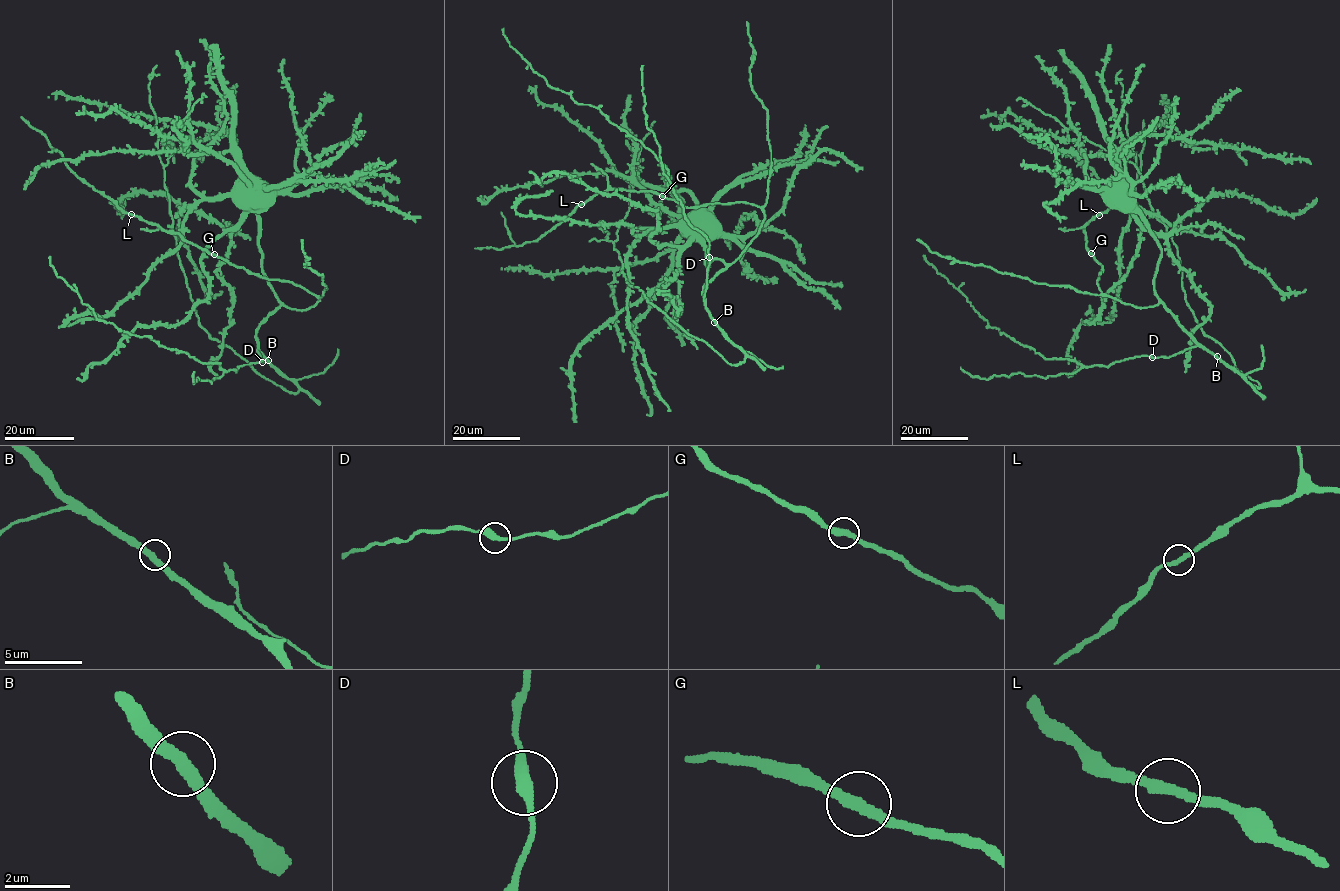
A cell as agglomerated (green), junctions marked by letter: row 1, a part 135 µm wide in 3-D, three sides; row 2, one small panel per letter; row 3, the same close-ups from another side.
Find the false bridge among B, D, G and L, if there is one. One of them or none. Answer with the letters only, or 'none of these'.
none of these

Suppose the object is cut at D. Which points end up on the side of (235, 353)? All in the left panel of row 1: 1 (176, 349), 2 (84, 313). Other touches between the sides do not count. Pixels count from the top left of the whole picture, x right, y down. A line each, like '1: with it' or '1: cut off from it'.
1: cut off from it
2: with it

